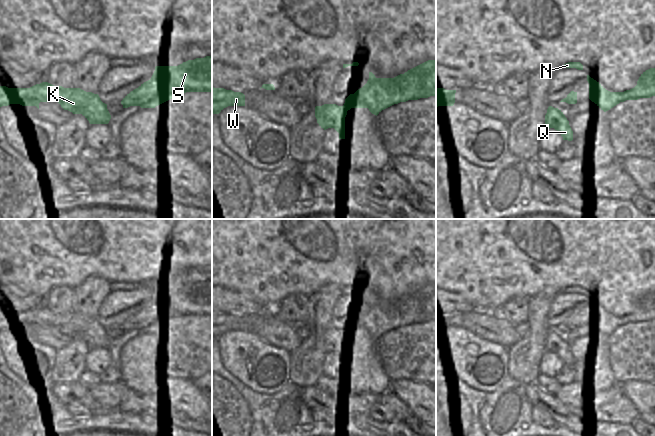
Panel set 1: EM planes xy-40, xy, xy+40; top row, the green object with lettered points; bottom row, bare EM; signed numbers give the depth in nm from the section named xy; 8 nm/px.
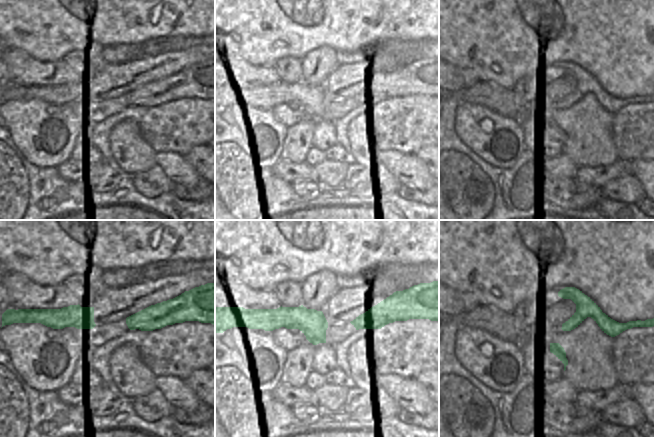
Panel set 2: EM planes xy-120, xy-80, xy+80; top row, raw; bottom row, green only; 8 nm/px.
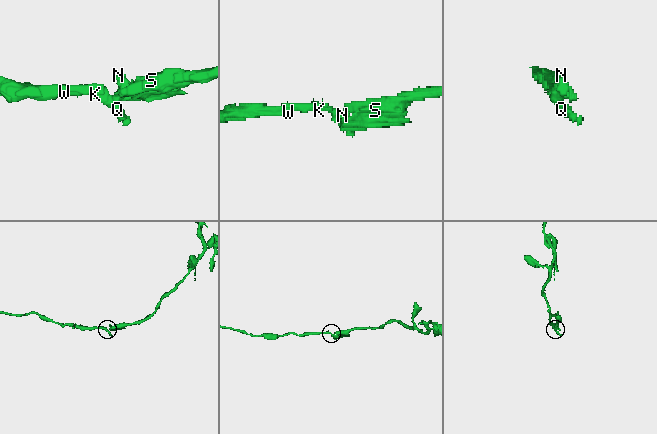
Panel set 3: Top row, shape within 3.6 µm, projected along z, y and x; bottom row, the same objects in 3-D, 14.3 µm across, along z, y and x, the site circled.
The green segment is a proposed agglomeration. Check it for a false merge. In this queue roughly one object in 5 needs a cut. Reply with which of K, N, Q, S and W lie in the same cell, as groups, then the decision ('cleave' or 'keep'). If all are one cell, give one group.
groups K Q W / N S; cleave

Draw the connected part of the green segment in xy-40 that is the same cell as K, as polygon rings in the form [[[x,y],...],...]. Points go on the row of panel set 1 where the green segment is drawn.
[[[48,82],[30,88],[0,86],[0,107],[20,104],[39,109],[40,102],[58,102],[64,110],[82,114],[90,124],[108,124],[111,119],[107,104],[101,101],[99,95],[80,88],[64,88]]]

